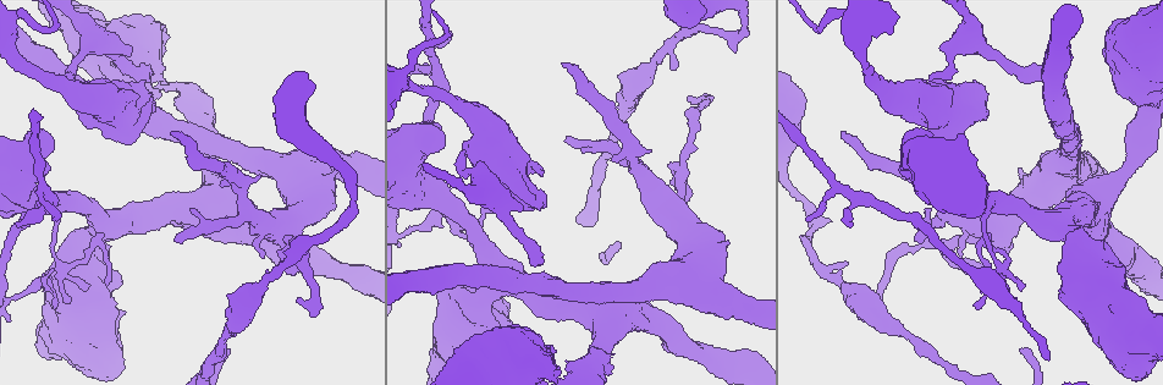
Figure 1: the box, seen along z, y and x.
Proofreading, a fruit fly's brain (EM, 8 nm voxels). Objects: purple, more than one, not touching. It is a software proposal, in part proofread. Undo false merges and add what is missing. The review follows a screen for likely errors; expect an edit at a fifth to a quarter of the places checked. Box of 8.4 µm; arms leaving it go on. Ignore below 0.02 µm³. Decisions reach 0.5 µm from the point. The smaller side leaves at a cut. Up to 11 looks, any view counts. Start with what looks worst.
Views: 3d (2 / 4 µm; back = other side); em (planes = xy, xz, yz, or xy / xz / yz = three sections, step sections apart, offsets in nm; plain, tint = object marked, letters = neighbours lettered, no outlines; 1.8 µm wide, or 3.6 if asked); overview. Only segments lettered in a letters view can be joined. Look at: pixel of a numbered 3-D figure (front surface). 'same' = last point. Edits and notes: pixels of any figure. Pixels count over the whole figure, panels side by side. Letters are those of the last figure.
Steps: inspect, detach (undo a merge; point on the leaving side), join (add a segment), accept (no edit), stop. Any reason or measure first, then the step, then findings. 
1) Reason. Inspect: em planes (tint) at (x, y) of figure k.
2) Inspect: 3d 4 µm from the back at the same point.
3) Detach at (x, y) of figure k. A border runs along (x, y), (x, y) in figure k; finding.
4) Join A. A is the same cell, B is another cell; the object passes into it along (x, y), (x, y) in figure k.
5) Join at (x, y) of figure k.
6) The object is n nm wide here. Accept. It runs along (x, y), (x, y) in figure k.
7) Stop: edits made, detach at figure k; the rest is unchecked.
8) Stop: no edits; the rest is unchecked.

A fork. Inspect: 3d 2 µm at (447, 218) of figure 1.

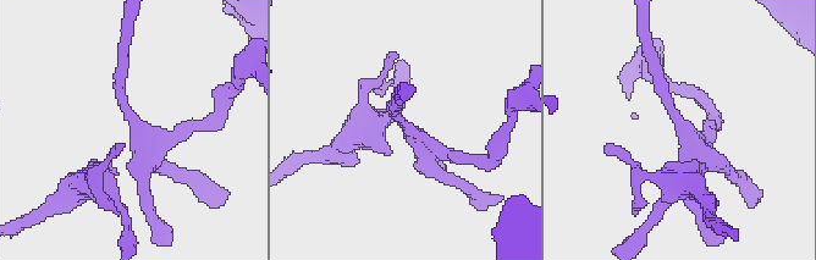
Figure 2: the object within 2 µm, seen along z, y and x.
Inspect: em planes (tint) at (678, 123) of figure 2.

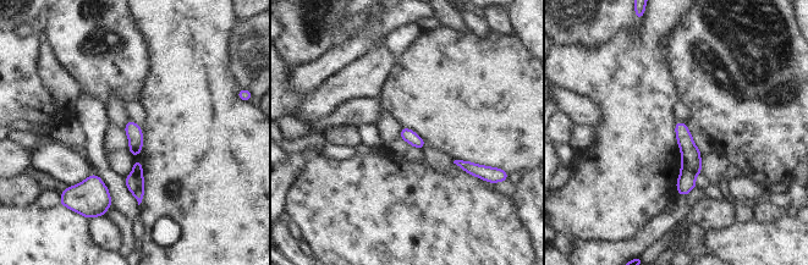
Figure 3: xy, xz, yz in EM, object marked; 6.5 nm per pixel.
See the neighbours. Inspect: em planes (letters) at the same point.

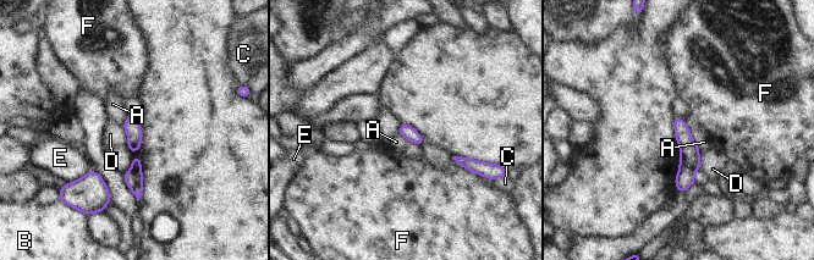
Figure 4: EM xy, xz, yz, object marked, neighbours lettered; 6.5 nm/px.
The object is 90 nm wide here. Accept. A, B, C, D, E and F are other cells; it runs along (677, 121), (687, 144), (682, 188) in figure 4; all the same cell.

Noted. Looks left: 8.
Branch stops here. Inspect: em planes (letters) at (928, 81) of figure 1.

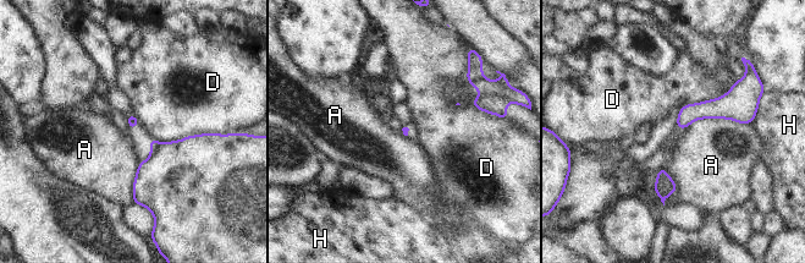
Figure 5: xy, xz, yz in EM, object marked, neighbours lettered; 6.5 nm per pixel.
The longest contact is with D, 420 nm. Detach at (154, 143) of figure 5. A, D and H are other cells; a border runs along (160, 143), (152, 154) in figure 5; a second cell is stuck on.

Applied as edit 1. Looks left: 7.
Free end. Inspect: 3d 4 µm at (53, 220) of figure 1.

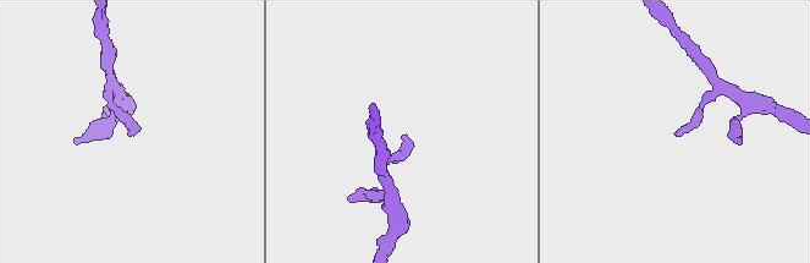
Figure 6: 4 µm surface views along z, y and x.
Now the EM. Inspect: em planes (letters) at (404, 138) of figure 6.

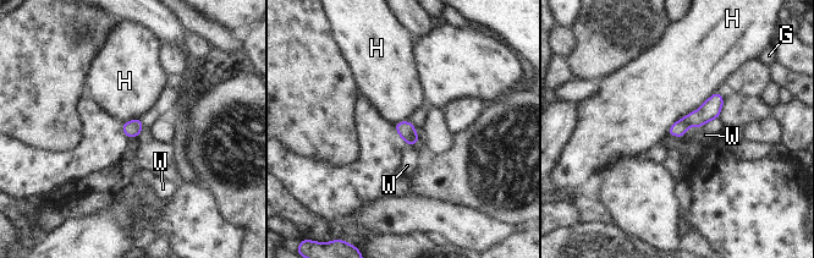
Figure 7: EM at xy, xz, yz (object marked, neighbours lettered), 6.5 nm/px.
The object is 100 nm wide here. Accept. G, H and W are other cells; none of them fits.

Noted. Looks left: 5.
Calibre changes. Inspect: em planes (tint) at (644, 320) of figure 1.

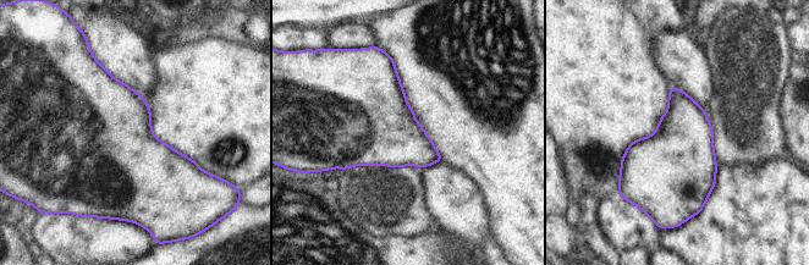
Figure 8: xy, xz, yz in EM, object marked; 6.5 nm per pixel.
See the neighbours. Inspect: em planes (letters) at the same point.

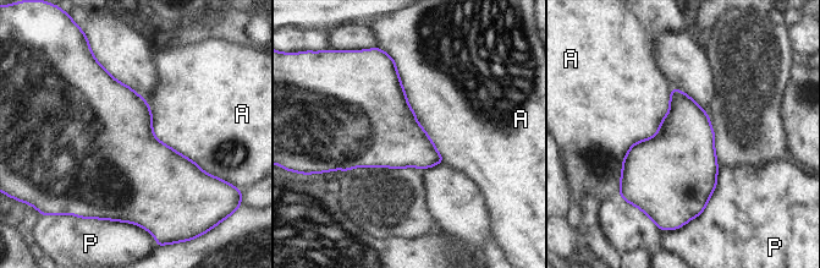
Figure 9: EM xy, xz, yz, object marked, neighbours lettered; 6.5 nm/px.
Accept. A and P are other cells; a border runs along (672, 88), (618, 191) in figure 9; continuous, no second cell.

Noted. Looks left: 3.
Stop: edits made, detach at figure 5; the rest is unchecked.

